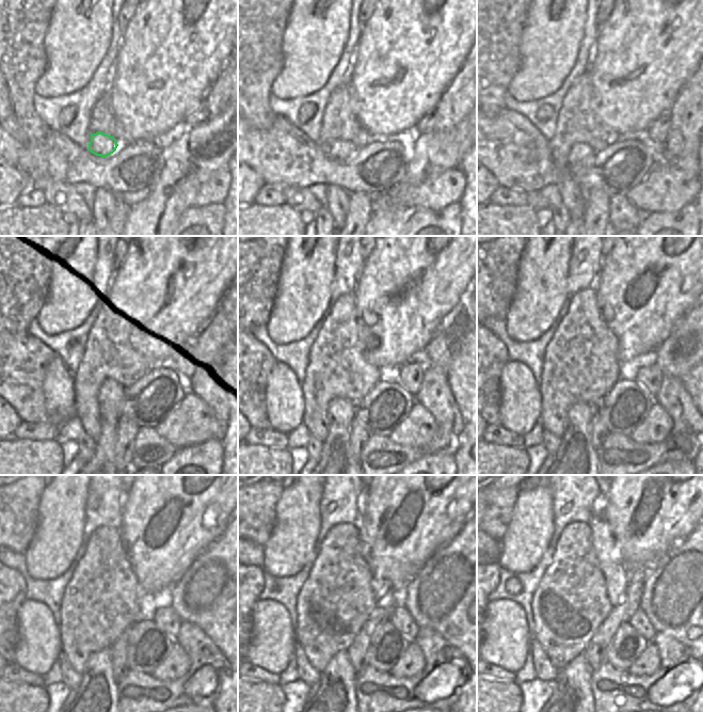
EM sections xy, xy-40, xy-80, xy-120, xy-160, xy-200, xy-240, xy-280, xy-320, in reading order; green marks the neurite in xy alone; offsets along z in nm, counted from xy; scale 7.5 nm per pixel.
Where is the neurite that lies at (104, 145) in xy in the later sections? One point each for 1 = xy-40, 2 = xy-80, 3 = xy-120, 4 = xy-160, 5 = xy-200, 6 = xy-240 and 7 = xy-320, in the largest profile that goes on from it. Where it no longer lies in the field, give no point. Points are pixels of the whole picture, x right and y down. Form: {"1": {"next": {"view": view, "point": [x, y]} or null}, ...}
{"1": {"next": {"view": "xy-40", "point": [338, 149]}}, "2": {"next": {"view": "xy-80", "point": [581, 156]}}, "3": {"next": {"view": "xy-120", "point": [111, 395]}}, "4": {"next": {"view": "xy-160", "point": [336, 453]}}, "5": {"next": {"view": "xy-200", "point": [575, 453]}}, "6": {"next": {"view": "xy-240", "point": [97, 692]}}, "7": {"next": {"view": "xy-320", "point": [572, 692]}}}

